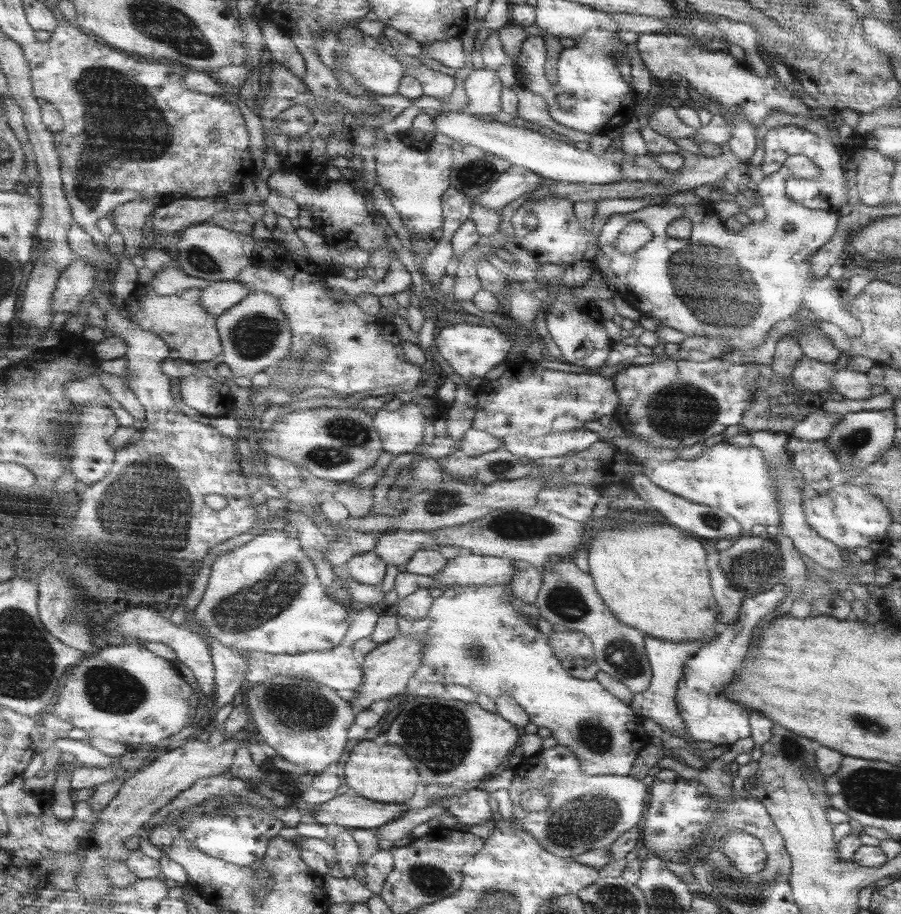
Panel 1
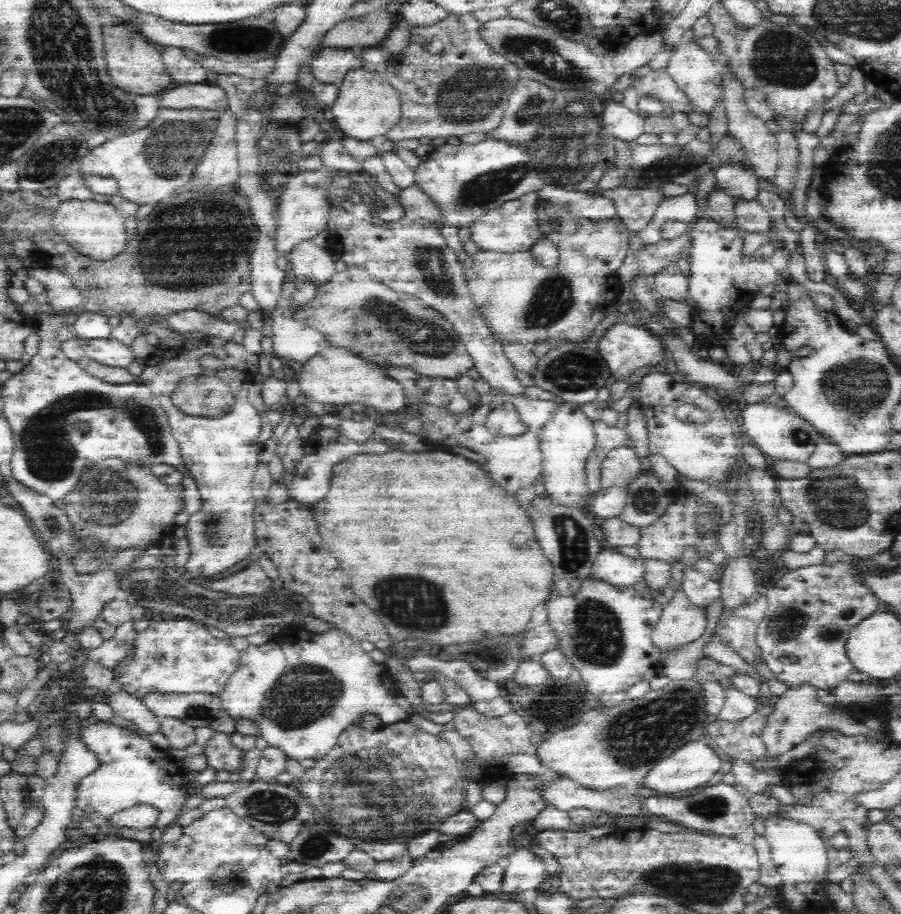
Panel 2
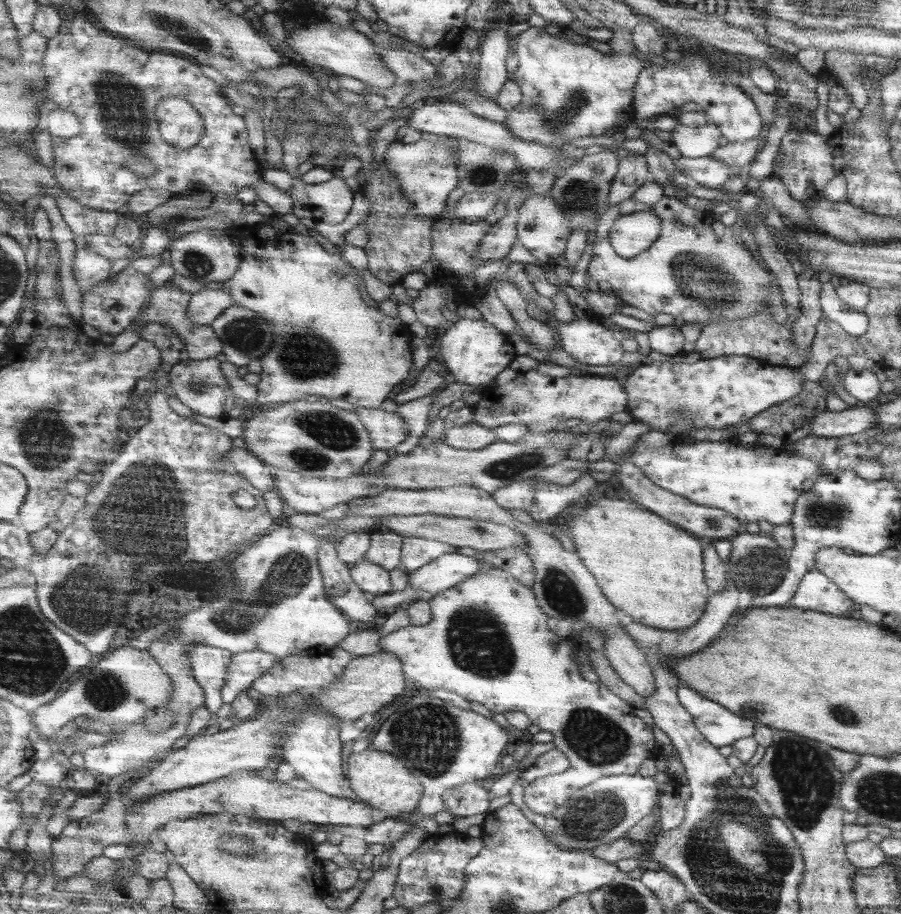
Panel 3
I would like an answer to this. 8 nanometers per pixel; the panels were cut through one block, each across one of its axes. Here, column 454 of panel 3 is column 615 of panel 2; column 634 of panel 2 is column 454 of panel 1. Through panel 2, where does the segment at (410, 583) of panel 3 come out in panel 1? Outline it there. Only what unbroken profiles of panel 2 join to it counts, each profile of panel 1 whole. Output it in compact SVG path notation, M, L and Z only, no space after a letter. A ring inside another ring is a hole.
M463 552L447 562L447 568L435 578L443 586L511 586L515 566L497 556L479 556Z

